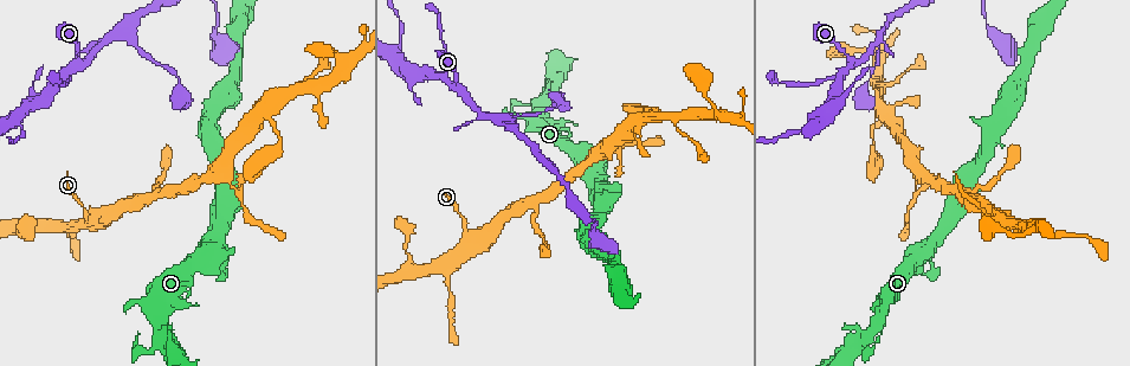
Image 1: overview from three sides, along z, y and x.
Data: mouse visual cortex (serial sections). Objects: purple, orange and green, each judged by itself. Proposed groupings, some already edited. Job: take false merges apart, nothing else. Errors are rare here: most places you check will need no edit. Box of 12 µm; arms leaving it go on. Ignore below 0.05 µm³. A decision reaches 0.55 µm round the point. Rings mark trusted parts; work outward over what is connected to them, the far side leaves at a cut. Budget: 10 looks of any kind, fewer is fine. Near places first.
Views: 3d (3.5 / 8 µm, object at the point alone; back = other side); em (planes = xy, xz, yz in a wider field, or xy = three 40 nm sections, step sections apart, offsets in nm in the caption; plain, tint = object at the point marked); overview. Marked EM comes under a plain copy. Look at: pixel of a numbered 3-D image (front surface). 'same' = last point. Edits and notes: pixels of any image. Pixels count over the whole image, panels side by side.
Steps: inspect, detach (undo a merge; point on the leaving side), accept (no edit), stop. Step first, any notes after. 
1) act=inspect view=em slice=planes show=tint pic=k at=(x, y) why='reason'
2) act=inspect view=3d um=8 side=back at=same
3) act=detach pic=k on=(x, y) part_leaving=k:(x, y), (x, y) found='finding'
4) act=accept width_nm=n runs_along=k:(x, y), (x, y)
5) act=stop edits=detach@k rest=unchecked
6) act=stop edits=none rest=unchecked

act=inspect view=3d um=3.5 pic=1 at=(77, 61) why='branch point'

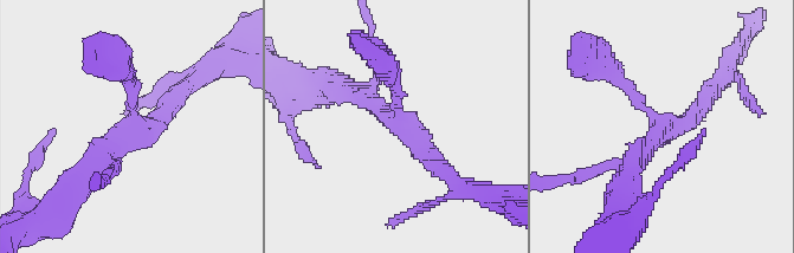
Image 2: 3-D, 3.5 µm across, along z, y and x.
act=inspect view=em slice=planes show=tint pic=2 at=(138, 128)

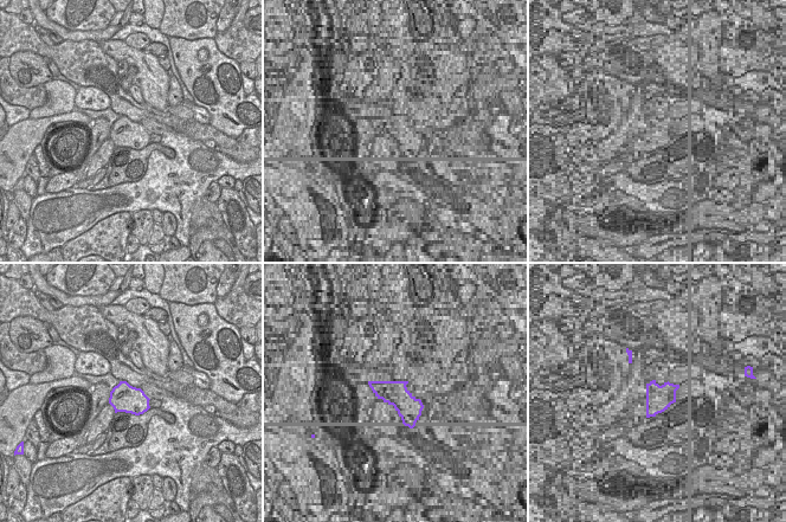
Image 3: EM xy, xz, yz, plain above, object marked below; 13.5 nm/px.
act=accept runs_along=2:(388, 71), (399, 122), (446, 174) found='one cell here'

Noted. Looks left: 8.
act=inspect view=3d um=3.5 pic=1 at=(880, 30) why='arms part here'

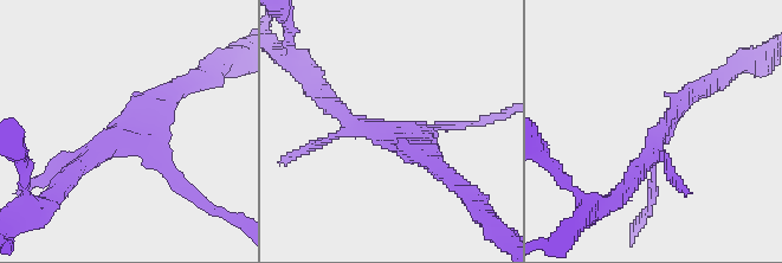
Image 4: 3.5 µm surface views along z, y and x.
act=inspect view=em slice=xy step=3 show=tint pic=4 at=(659, 136) why='now the EM'

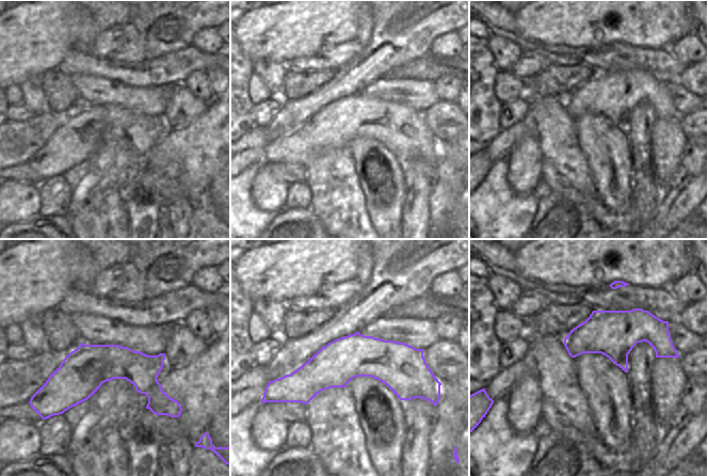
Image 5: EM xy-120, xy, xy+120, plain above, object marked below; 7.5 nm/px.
act=accept runs_along=5:(420, 367), (330, 366), (283, 380) found='continuous, no second cell'

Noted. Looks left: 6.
act=inspect view=3d um=3.5 side=back pic=1 at=(643, 118)

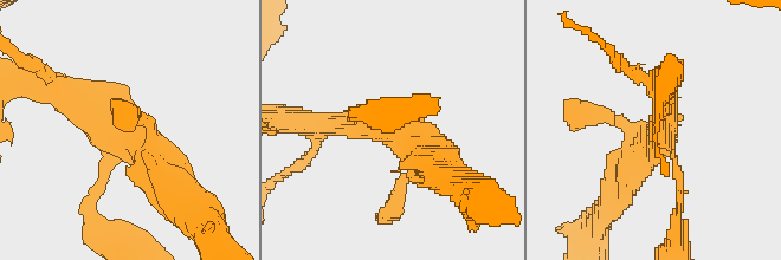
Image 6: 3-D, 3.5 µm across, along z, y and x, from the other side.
act=inspect view=em slice=xy step=1 show=tint pic=6 at=(659, 136) why='now the EM'

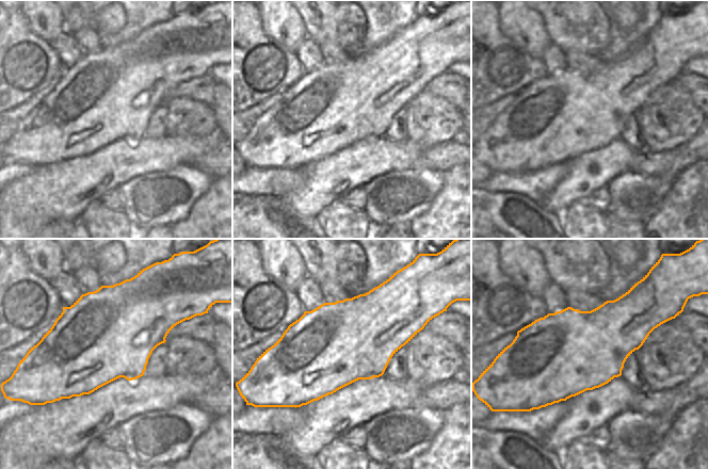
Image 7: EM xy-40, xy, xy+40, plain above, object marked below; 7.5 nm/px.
act=accept found='one cell here'

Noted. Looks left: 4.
act=inspect view=3d um=3.5 pic=1 at=(448, 267) why='thick turns thin'

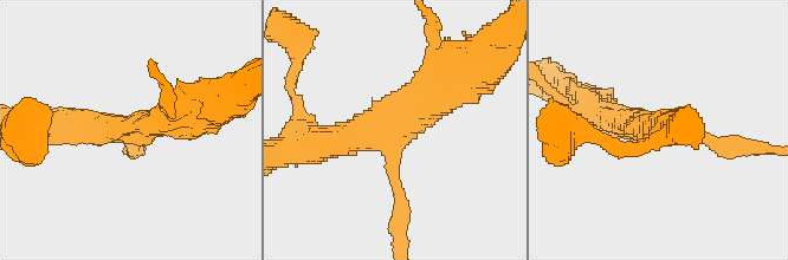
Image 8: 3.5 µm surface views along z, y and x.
act=accept runs_along=8:(447, 69), (389, 129), (312, 135) found='all the same cell'

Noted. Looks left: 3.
act=stop edits=none rest=unchecked

